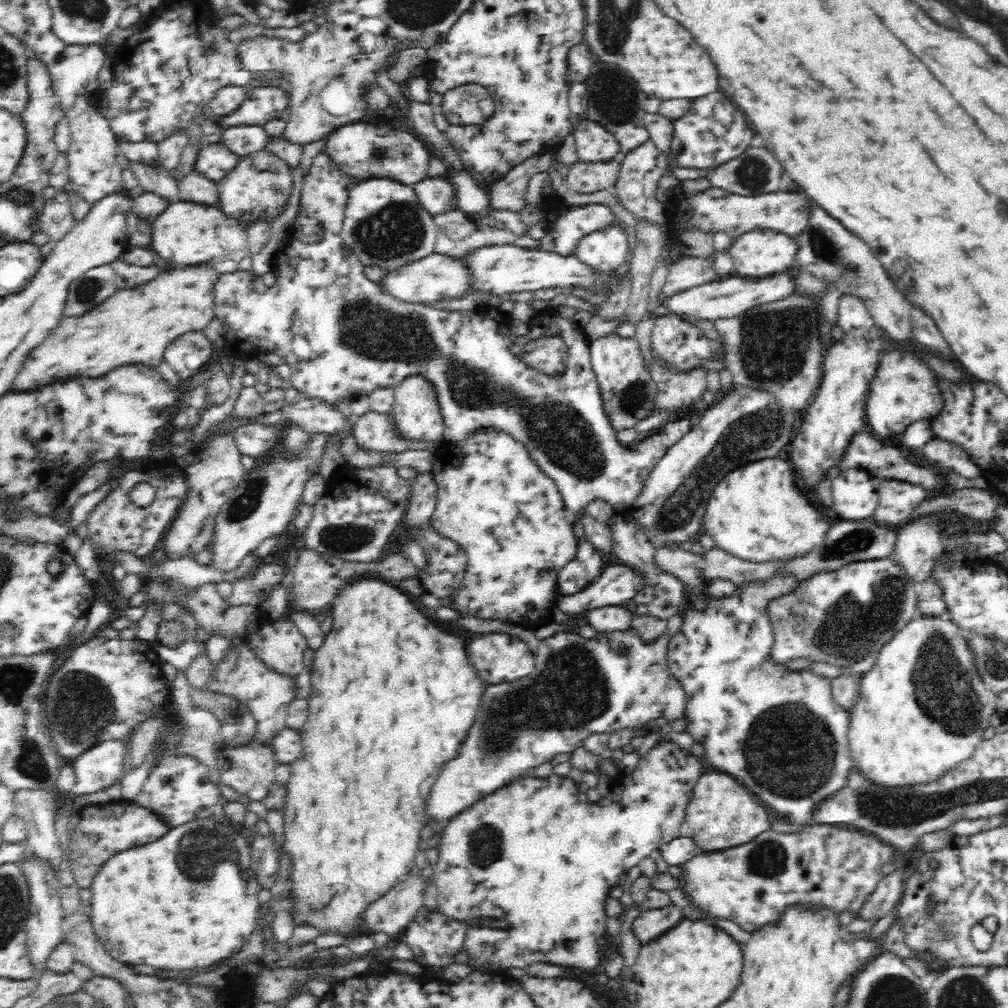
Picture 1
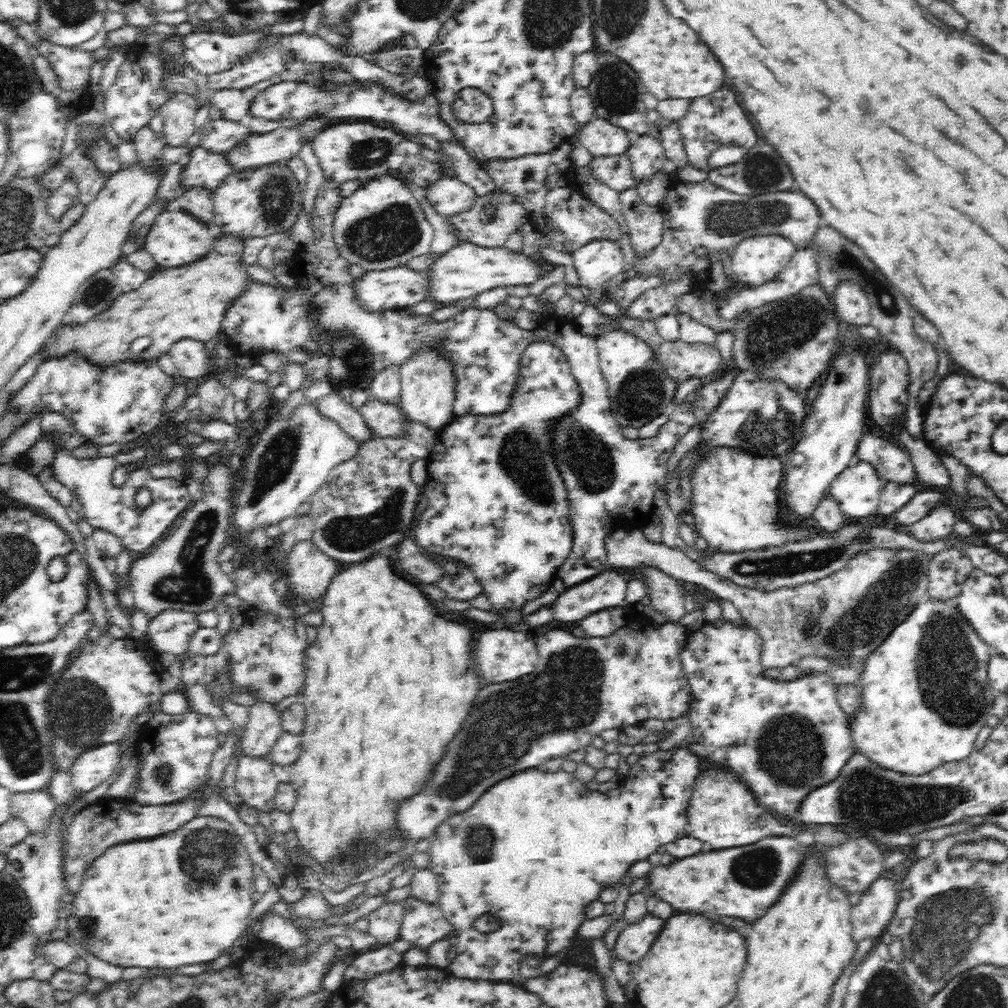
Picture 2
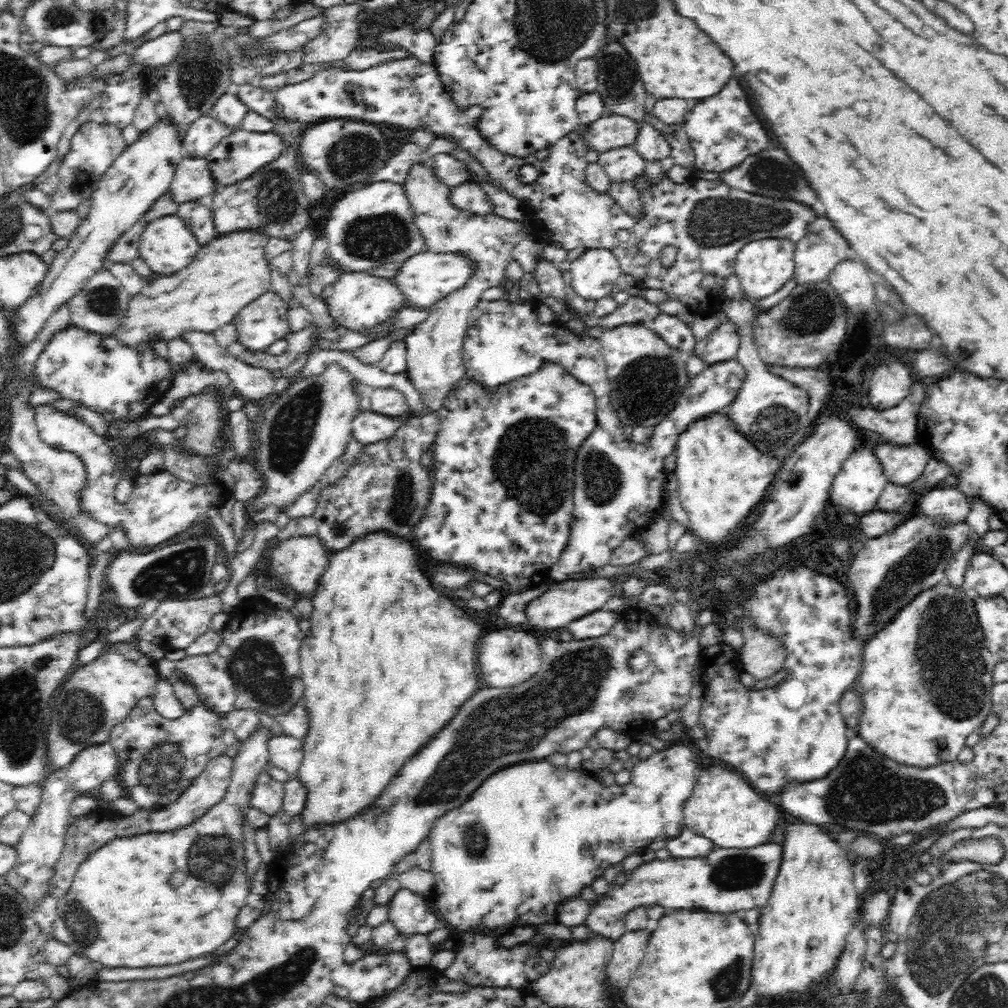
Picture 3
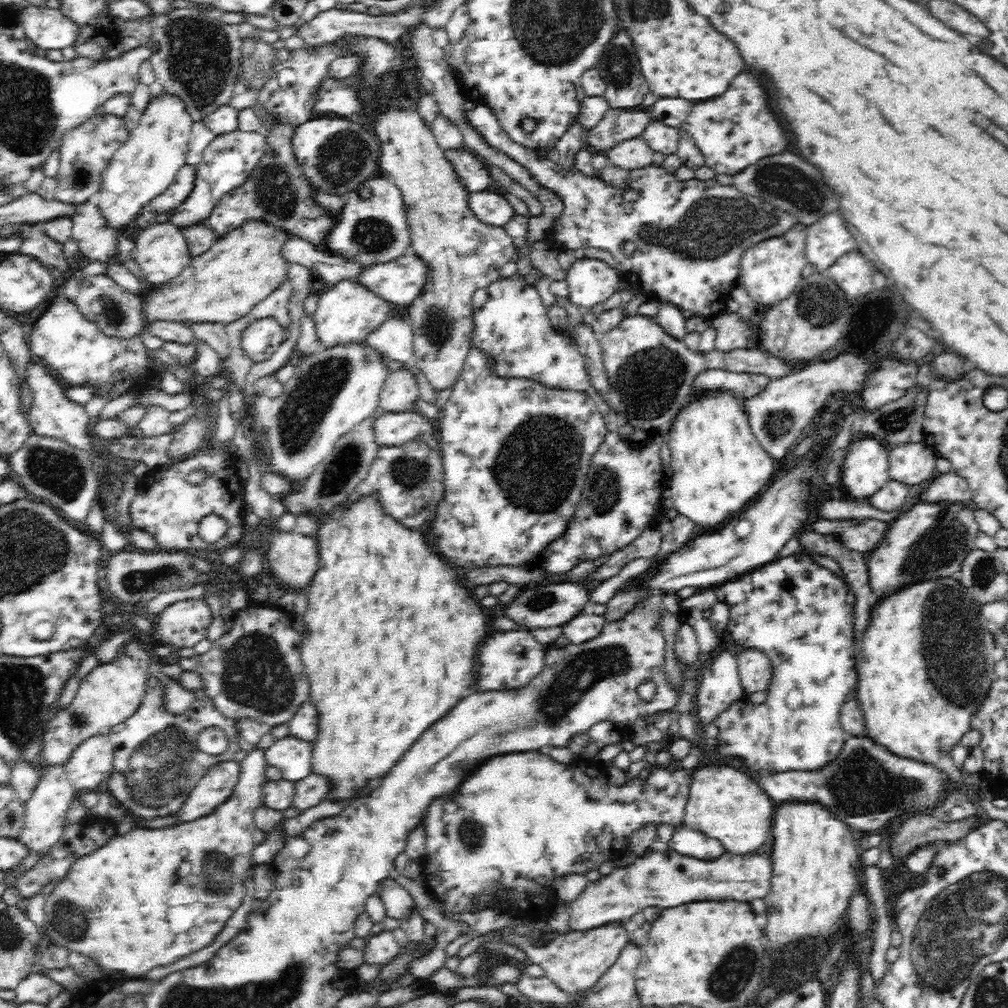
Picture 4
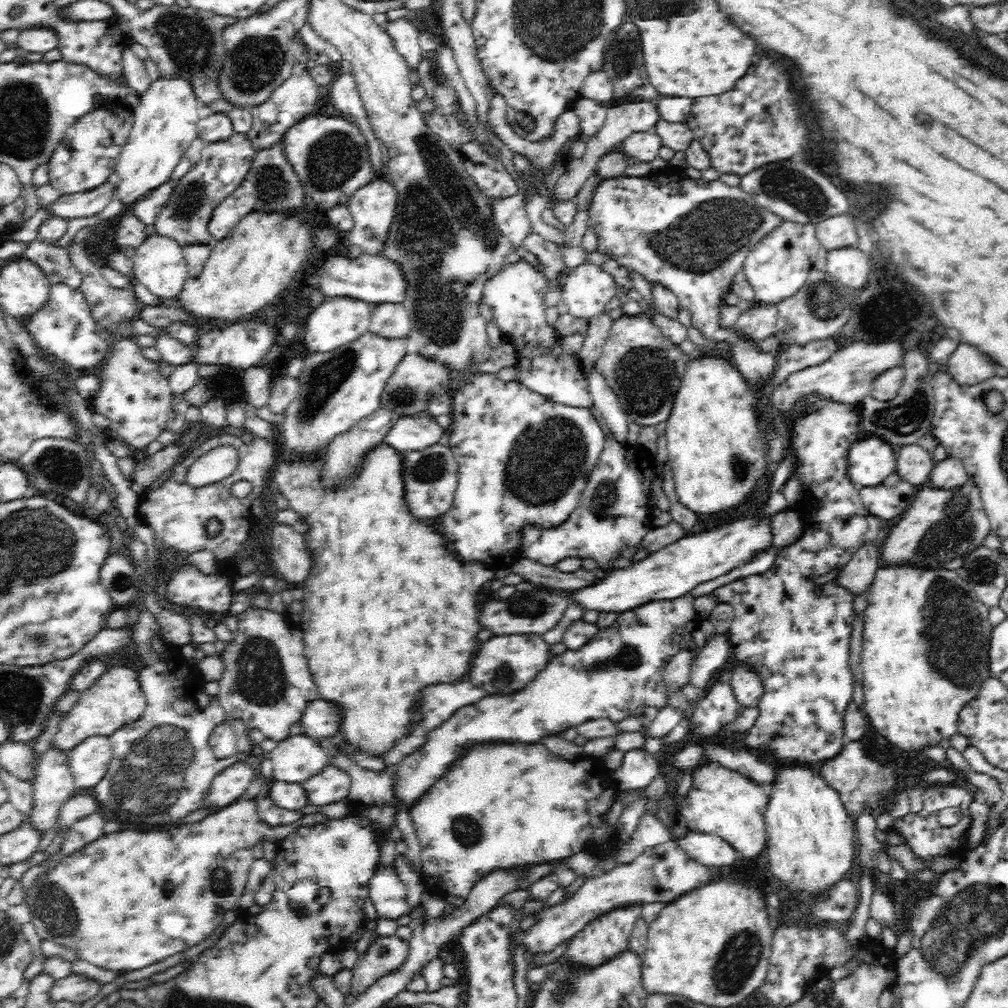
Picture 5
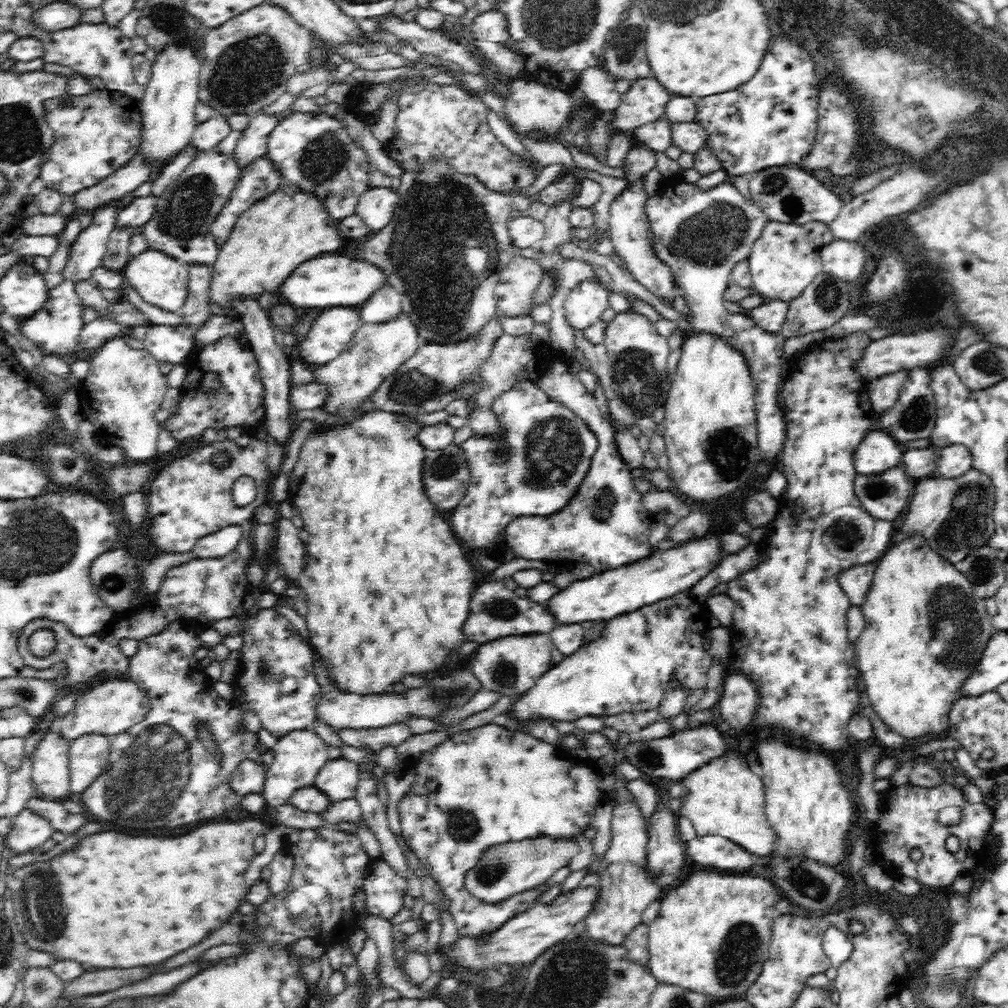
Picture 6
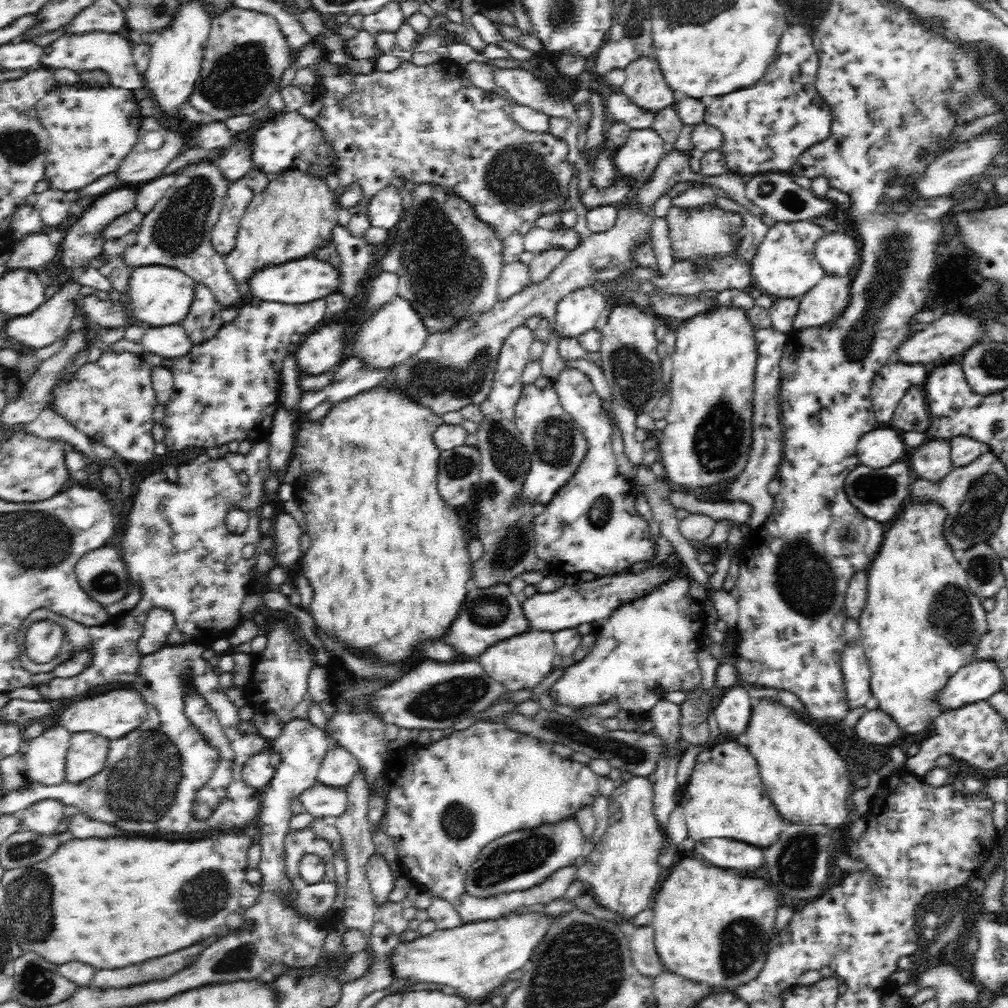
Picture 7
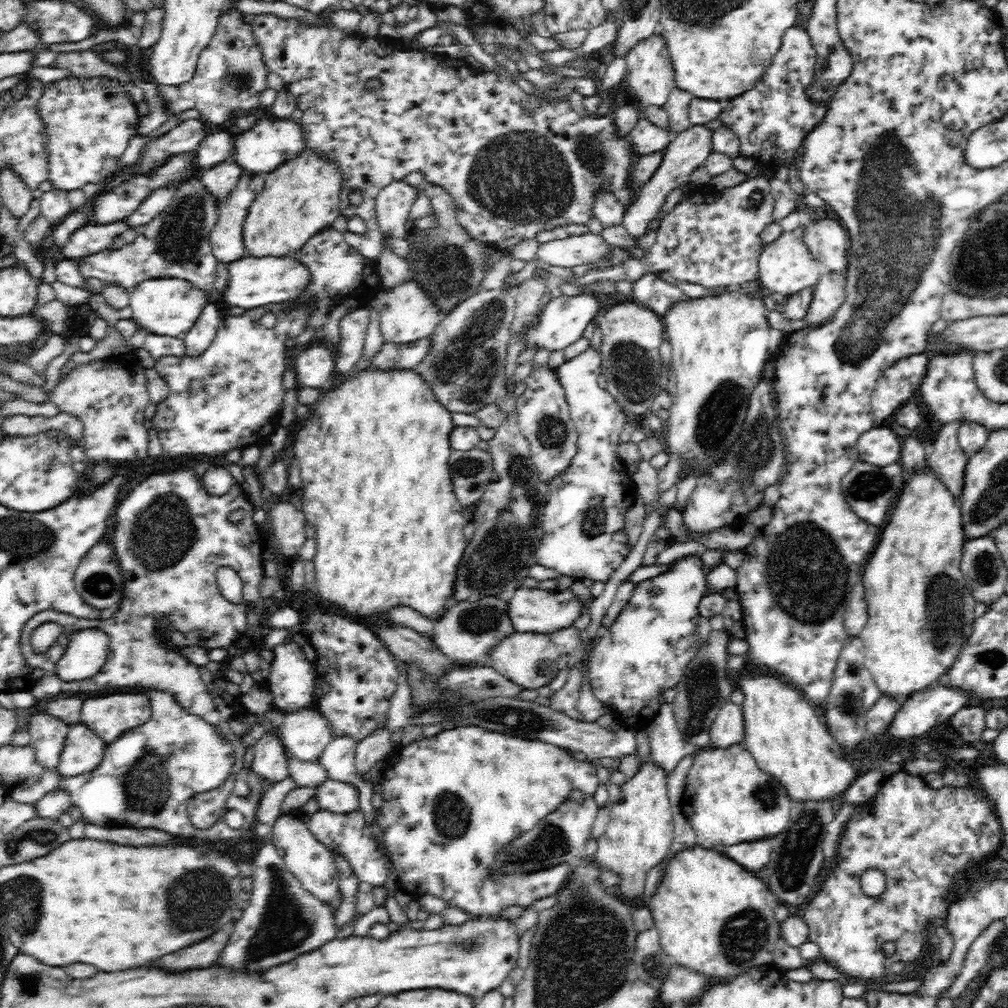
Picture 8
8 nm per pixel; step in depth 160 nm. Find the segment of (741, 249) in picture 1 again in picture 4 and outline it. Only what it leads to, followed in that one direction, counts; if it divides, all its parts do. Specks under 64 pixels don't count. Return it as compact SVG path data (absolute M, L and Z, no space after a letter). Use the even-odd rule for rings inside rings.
M799 223L784 236L774 237L750 245L740 257L738 281L758 306L773 305L784 300L798 286L807 265L803 253L806 225Z

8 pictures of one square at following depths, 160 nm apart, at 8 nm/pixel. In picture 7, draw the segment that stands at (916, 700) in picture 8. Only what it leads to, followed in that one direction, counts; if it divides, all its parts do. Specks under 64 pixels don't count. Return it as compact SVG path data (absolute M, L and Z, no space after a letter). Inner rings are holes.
M976 659L950 678L940 693L942 709L990 699L1005 688L1005 675L996 659Z

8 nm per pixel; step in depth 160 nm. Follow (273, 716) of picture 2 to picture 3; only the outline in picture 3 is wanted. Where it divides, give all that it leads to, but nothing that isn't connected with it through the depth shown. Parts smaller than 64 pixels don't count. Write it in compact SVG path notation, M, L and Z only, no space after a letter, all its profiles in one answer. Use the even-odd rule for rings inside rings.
M258 725L246 740L242 741L242 746L237 750L237 755L233 758L233 769L231 772L231 782L225 797L208 809L198 820L194 820L192 824L178 828L174 832L164 832L164 834L144 834L144 836L126 836L126 838L118 838L112 840L92 853L88 860L84 860L78 866L78 872L70 886L70 890L58 899L57 909L59 916L55 921L53 929L53 938L68 943L74 947L76 952L86 956L98 966L130 966L130 968L156 968L156 966L172 966L172 964L182 964L188 960L196 960L196 958L206 958L208 954L216 952L238 928L238 912L240 908L246 905L246 896L250 894L248 890L249 878L246 867L243 866L243 830L242 826L246 820L244 810L249 806L249 798L251 790L258 773L269 767L269 740L276 735L274 728L266 728L266 726Z

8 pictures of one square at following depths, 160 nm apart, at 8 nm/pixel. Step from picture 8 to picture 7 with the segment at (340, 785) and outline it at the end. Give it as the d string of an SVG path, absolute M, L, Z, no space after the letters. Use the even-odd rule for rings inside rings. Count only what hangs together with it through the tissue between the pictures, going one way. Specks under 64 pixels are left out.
M320 782L302 792L299 798L305 812L321 818L327 817L334 820L347 807L347 792L345 790L326 786Z

